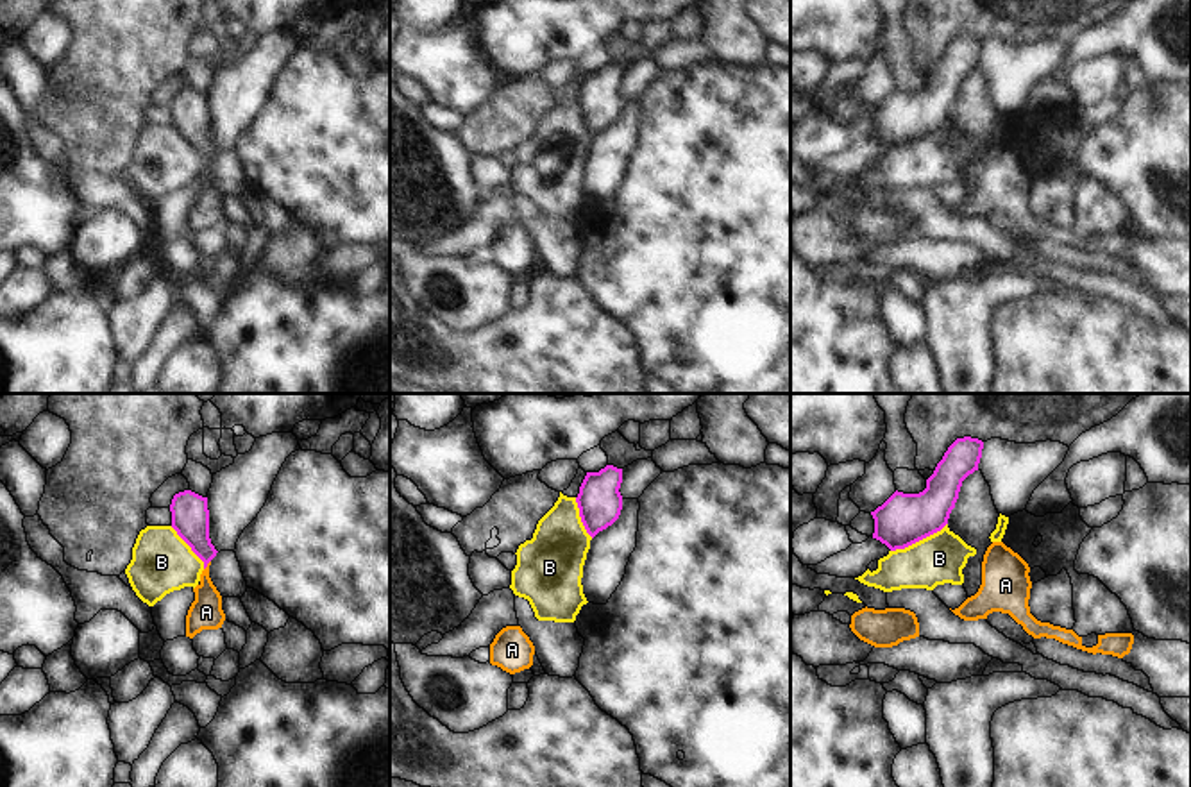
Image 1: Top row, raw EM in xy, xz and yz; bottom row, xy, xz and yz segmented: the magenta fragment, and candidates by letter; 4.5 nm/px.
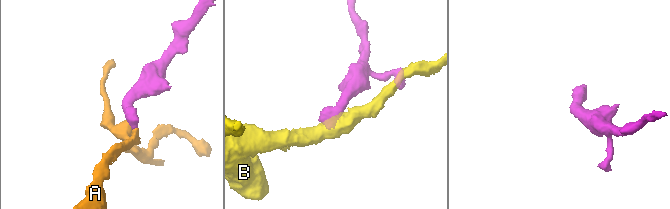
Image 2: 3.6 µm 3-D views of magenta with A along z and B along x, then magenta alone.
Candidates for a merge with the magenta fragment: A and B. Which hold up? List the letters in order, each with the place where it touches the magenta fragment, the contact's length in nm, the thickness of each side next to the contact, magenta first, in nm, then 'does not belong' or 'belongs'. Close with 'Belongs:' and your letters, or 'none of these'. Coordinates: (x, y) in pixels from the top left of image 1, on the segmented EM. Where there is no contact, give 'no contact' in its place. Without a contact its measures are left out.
A: meets magenta in xy at (206, 566); contact 50 nm long; 180 nm thick on the magenta side, 150 nm on the other; belongs
B: meets magenta in yz at (918, 541); contact 280 nm long; 240 nm thick on the magenta side, 220 nm on the other; does not belong
Belongs: A

